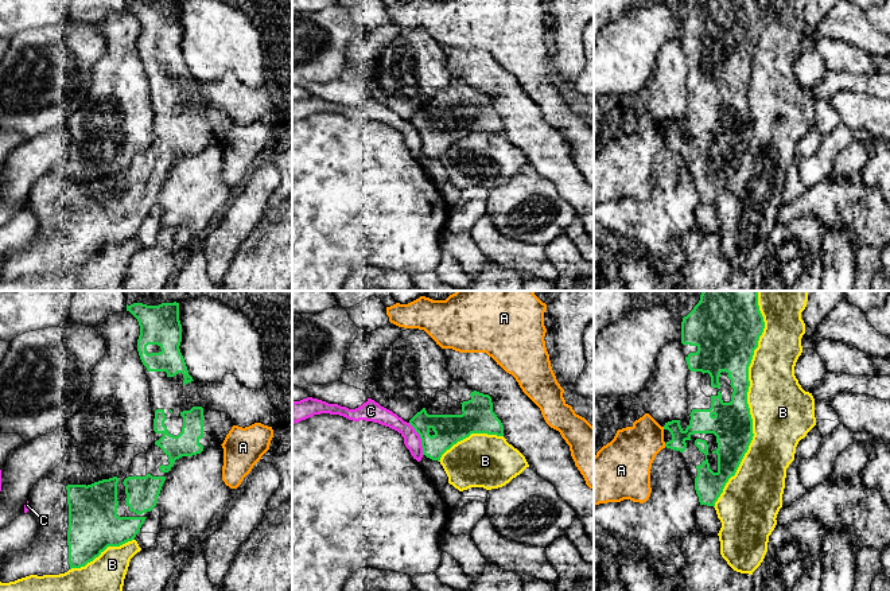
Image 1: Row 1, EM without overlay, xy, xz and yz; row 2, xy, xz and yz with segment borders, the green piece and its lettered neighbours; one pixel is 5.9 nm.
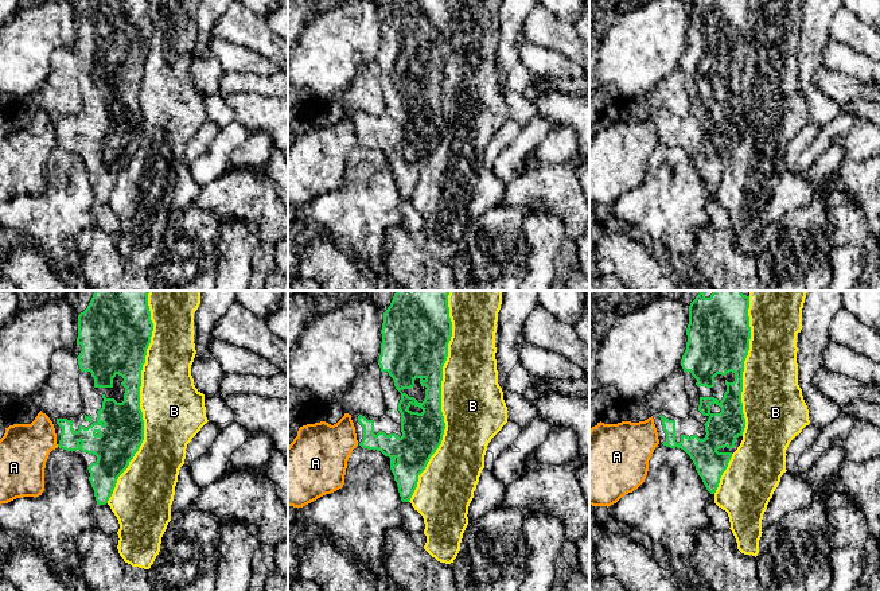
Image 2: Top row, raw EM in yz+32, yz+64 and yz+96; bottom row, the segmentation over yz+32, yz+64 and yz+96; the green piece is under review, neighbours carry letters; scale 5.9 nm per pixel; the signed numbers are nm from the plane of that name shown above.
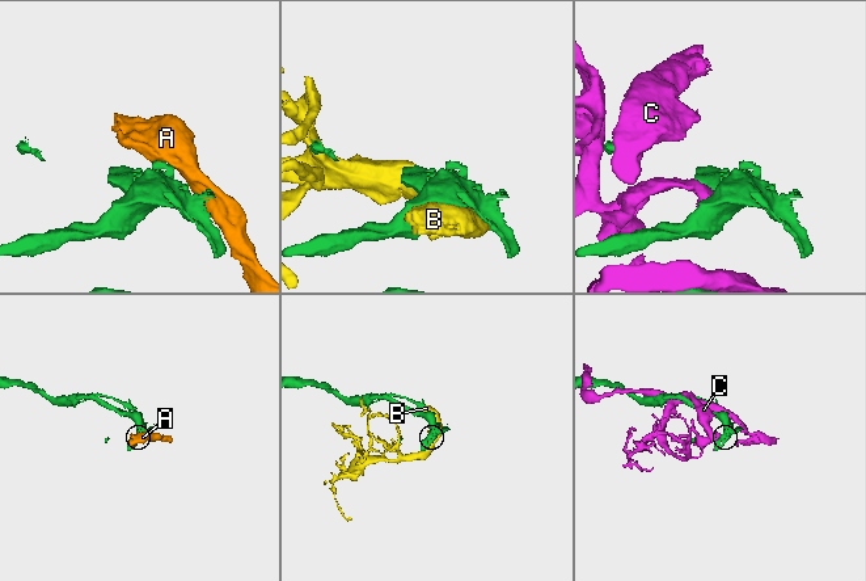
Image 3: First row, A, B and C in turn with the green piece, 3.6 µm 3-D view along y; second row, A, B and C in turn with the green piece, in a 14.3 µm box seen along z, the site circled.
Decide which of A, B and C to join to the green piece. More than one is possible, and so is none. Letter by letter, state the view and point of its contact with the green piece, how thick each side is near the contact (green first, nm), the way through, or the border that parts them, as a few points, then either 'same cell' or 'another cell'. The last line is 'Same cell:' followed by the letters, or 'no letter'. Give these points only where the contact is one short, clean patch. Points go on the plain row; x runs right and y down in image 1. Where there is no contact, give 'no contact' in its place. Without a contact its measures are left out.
A: yz (665, 143) | 130/300 nm | along yz (664, 142), (665, 144) | another cell
B: yz (747, 102) | 240/380 nm | another cell
C: xz (420, 136) | 180/100 nm | another cell
Same cell: no letter

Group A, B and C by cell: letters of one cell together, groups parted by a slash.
A / B / C

